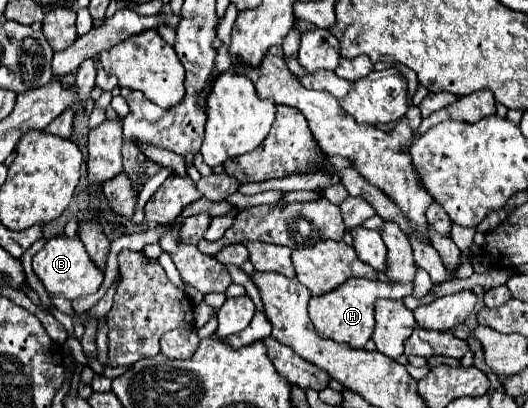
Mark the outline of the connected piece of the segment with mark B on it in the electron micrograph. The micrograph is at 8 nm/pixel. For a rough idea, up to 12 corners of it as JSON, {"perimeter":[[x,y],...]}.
{"perimeter":[[51,237],[33,257],[49,293],[97,293],[103,271],[77,237]]}

